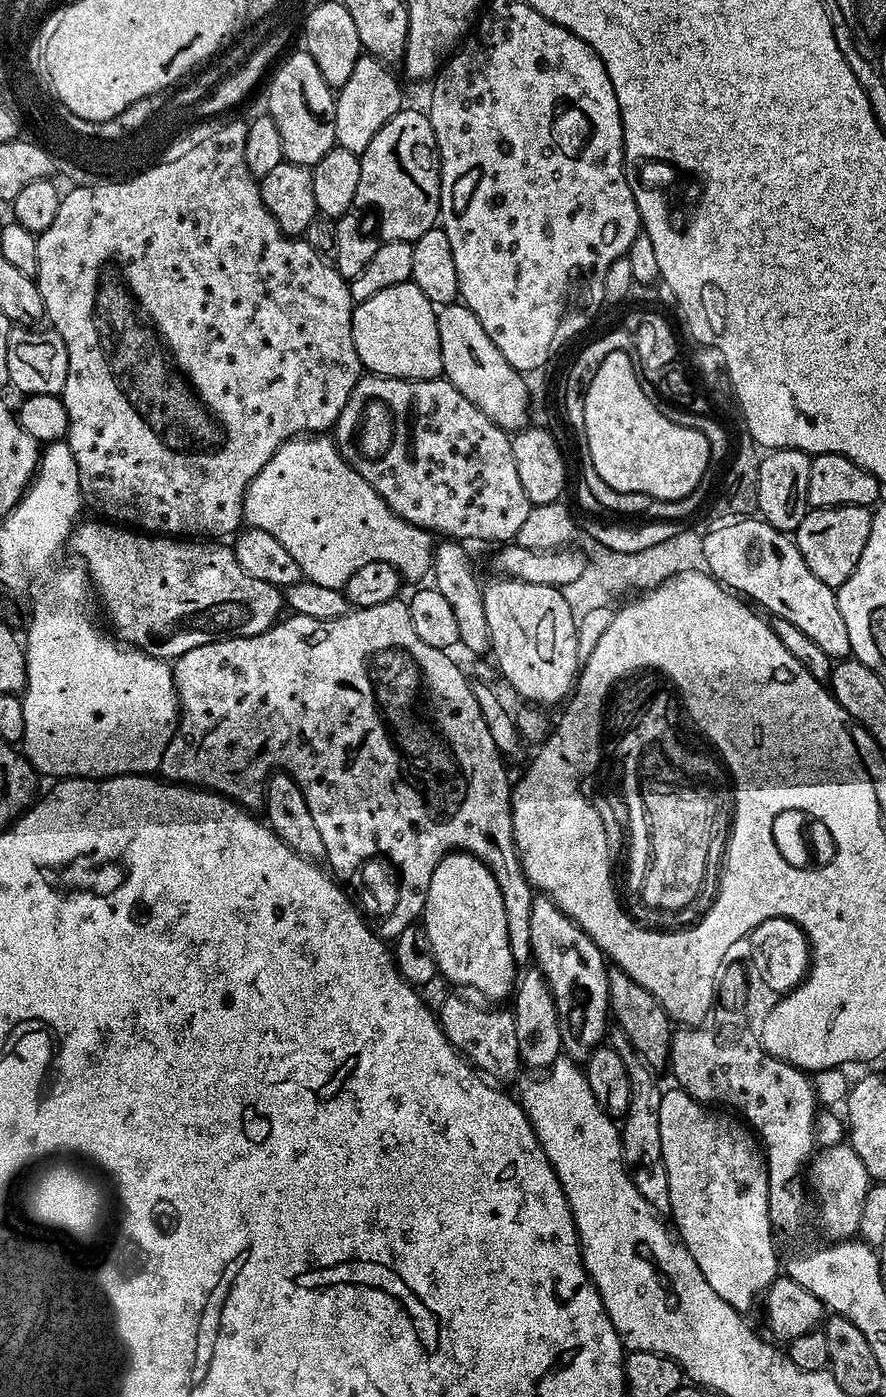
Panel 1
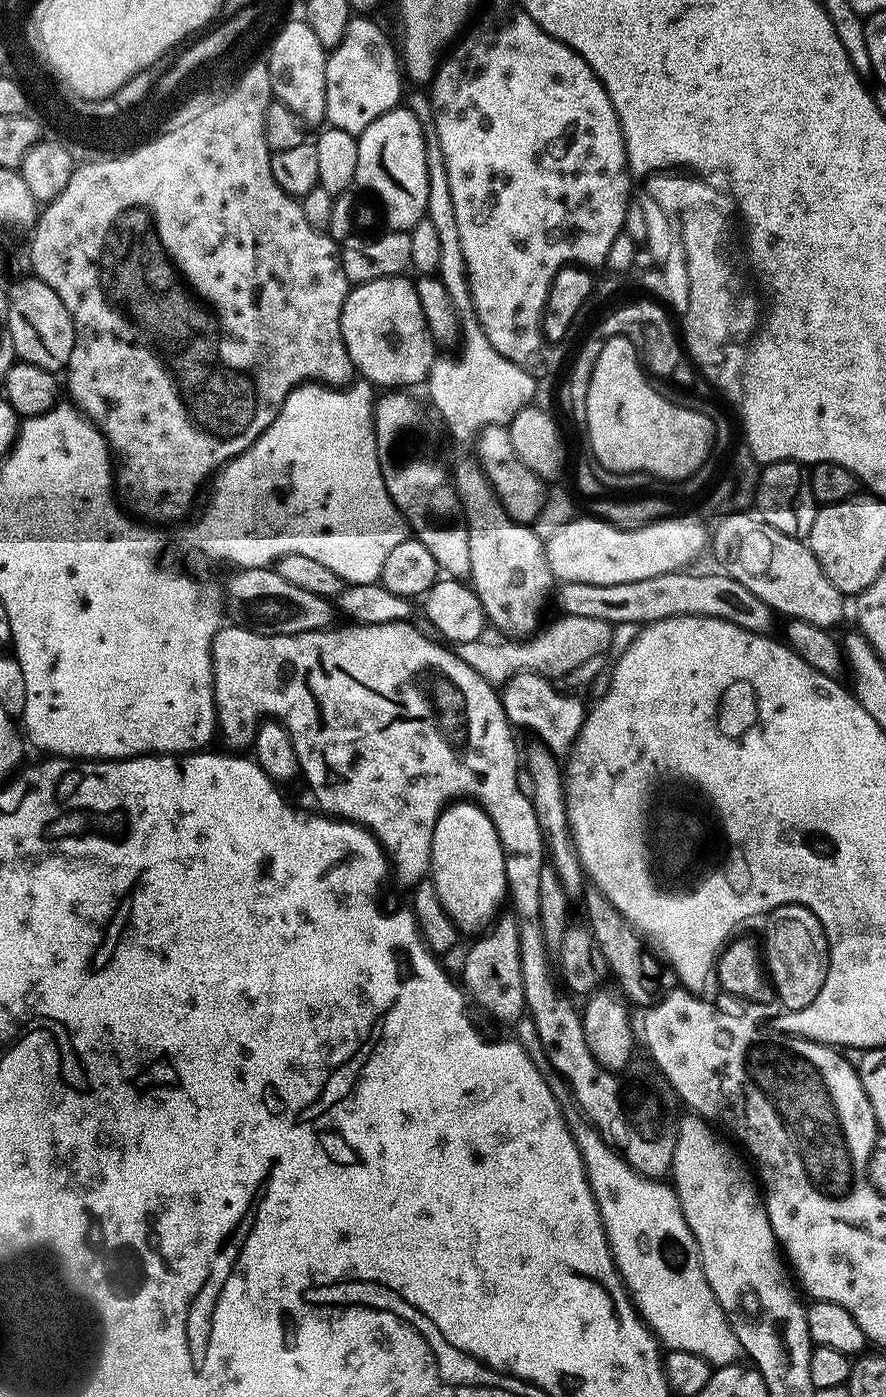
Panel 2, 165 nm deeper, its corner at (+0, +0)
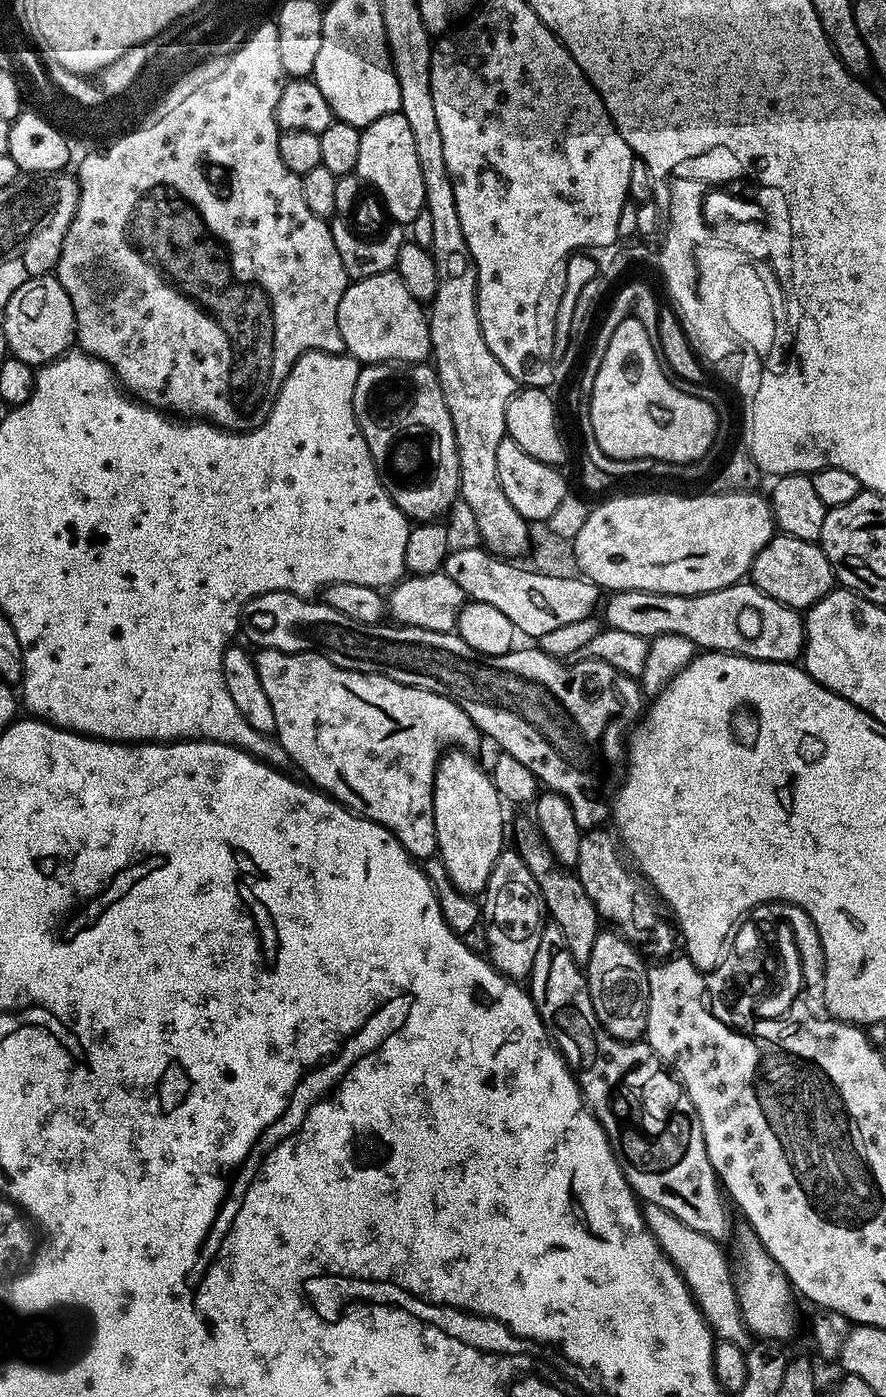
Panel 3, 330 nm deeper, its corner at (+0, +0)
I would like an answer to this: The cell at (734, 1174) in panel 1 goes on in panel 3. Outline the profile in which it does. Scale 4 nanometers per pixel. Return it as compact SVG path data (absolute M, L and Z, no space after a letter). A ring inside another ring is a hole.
M747 1226L737 1227L731 1241L732 1279L735 1280L737 1302L745 1326L753 1337L764 1342L785 1342L796 1332L796 1304L792 1301L794 1289L787 1274L762 1246L762 1242ZM736 1236L736 1241L735 1240ZM736 1259L736 1262L735 1262Z

